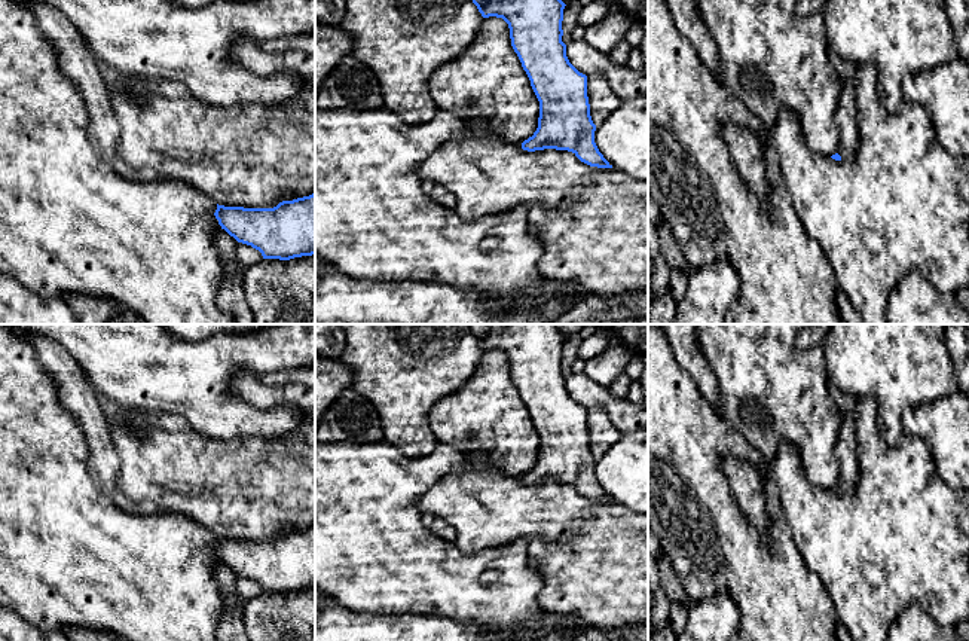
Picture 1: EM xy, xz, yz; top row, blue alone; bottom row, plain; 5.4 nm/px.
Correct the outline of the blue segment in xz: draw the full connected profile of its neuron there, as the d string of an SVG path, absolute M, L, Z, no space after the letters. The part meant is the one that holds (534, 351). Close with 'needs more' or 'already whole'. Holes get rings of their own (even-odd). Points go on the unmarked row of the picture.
M467 324L483 351L502 351L539 434L538 461L522 476L528 485L572 485L581 495L612 501L594 476L587 409L566 390L562 375L565 336L556 324Z; already whole

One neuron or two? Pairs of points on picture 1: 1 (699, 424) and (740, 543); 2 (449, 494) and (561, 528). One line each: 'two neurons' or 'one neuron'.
1: one neuron
2: one neuron

